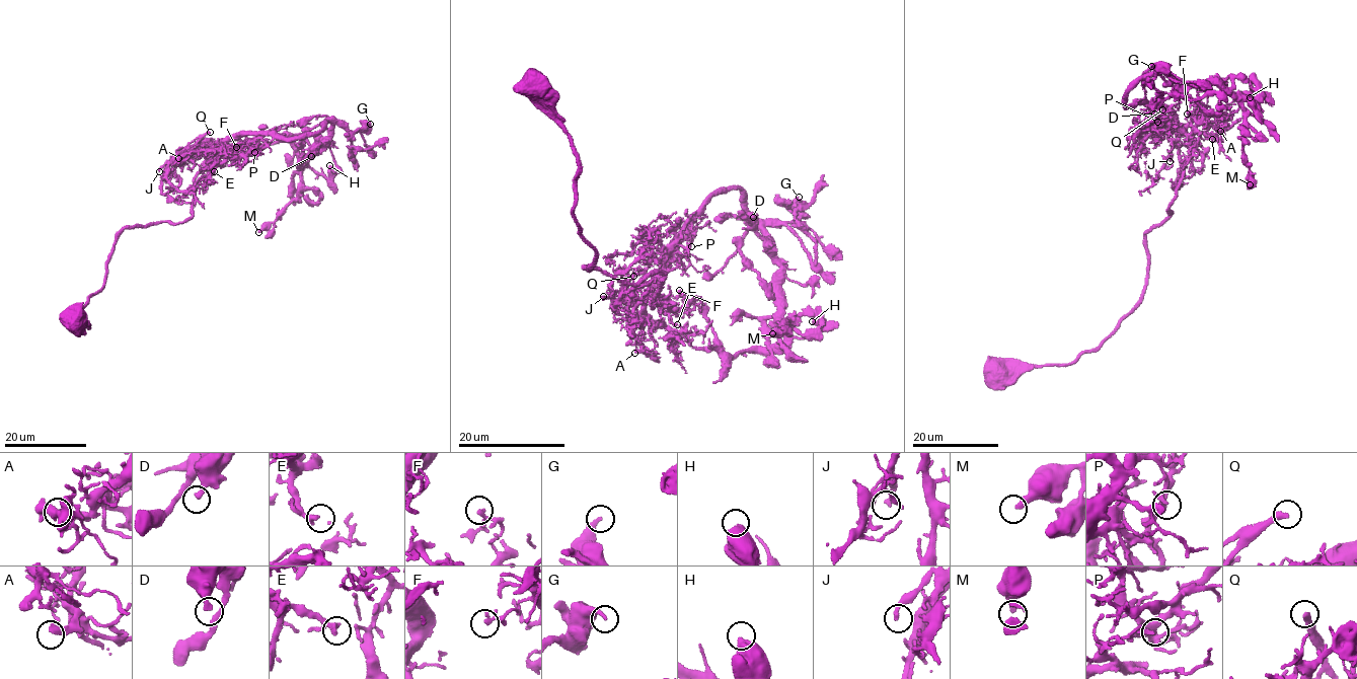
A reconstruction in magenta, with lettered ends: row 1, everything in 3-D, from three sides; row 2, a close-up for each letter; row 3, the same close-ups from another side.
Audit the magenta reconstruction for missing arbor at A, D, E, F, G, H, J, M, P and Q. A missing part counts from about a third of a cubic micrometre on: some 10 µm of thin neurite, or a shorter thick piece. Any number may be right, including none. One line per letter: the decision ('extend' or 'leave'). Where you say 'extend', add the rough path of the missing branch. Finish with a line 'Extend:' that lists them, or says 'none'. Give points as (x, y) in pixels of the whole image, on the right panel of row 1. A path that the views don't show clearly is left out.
A: leave
D: leave
E: extend; course (1212, 139), (1222, 145), (1233, 144), (1244, 137), (1256, 143)
F: leave
G: leave
H: leave
J: leave
M: leave
P: leave
Q: leave
Extend: E

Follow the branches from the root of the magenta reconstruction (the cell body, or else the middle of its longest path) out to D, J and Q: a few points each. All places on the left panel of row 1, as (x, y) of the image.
D: (74, 317), (88, 328), (80, 311), (116, 236), (186, 221), (195, 174), (233, 137), (329, 122), (311, 156)
J: (74, 317), (88, 328), (80, 311), (103, 286), (124, 229), (192, 215), (204, 157), (181, 150), (159, 171)
Q: (74, 317), (88, 328), (80, 311), (103, 286), (124, 229), (191, 217), (205, 160), (192, 146), (210, 132)

